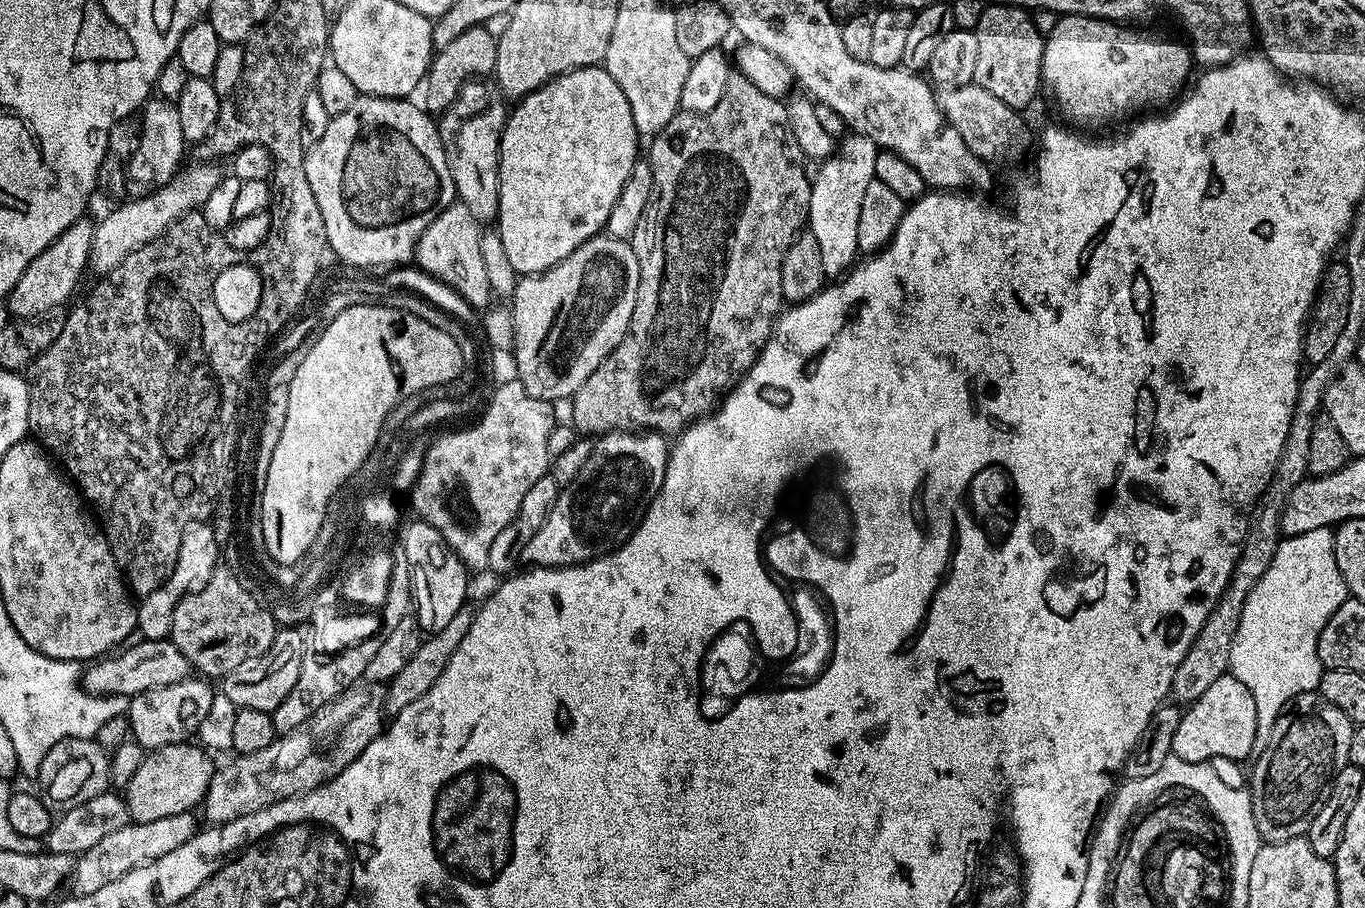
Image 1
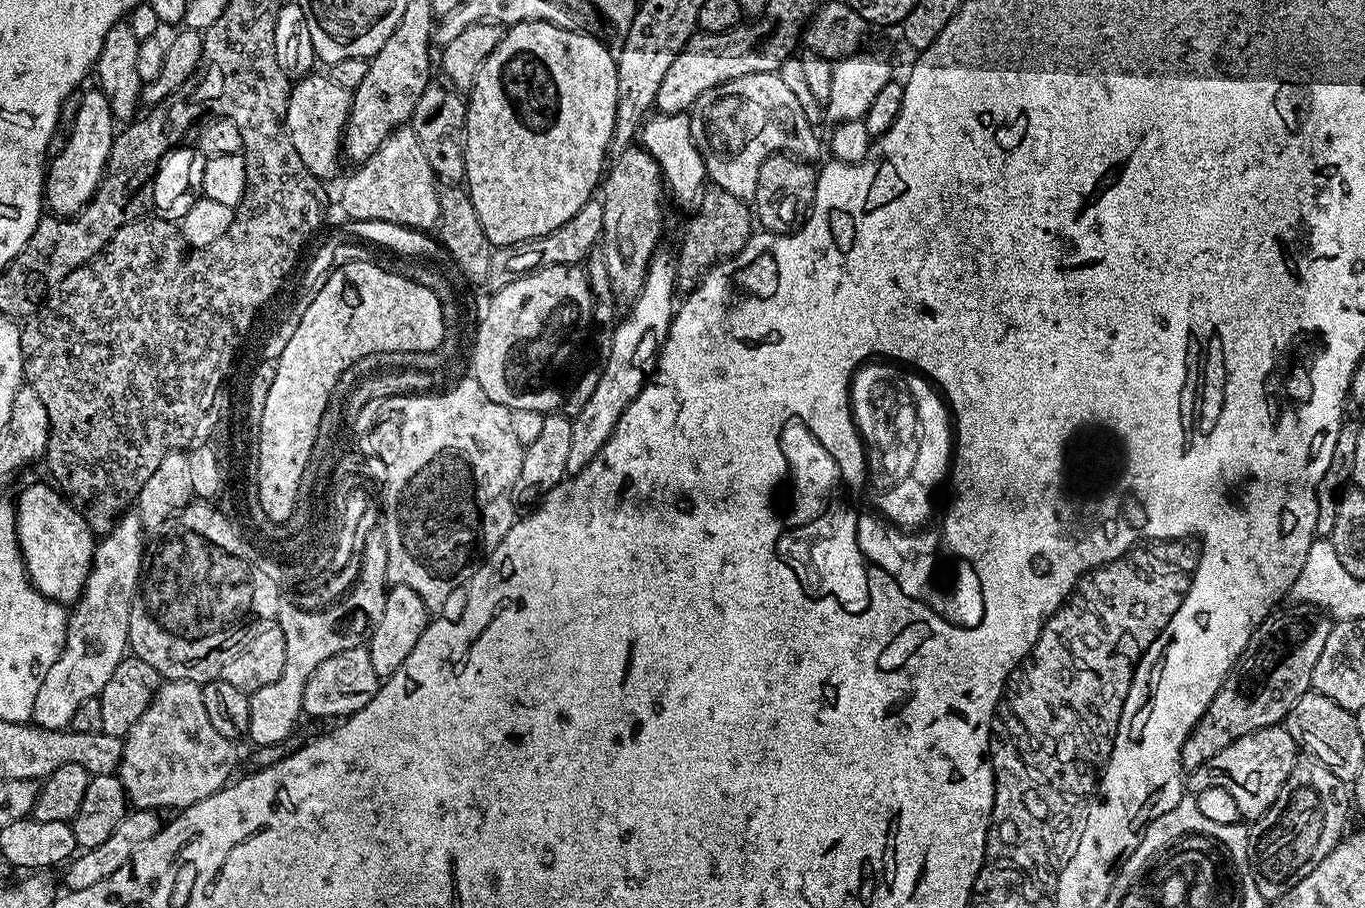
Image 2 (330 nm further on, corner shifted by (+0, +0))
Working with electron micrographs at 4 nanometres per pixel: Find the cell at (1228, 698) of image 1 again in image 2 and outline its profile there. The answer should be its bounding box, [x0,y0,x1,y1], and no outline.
[1186,726,1298,818]

